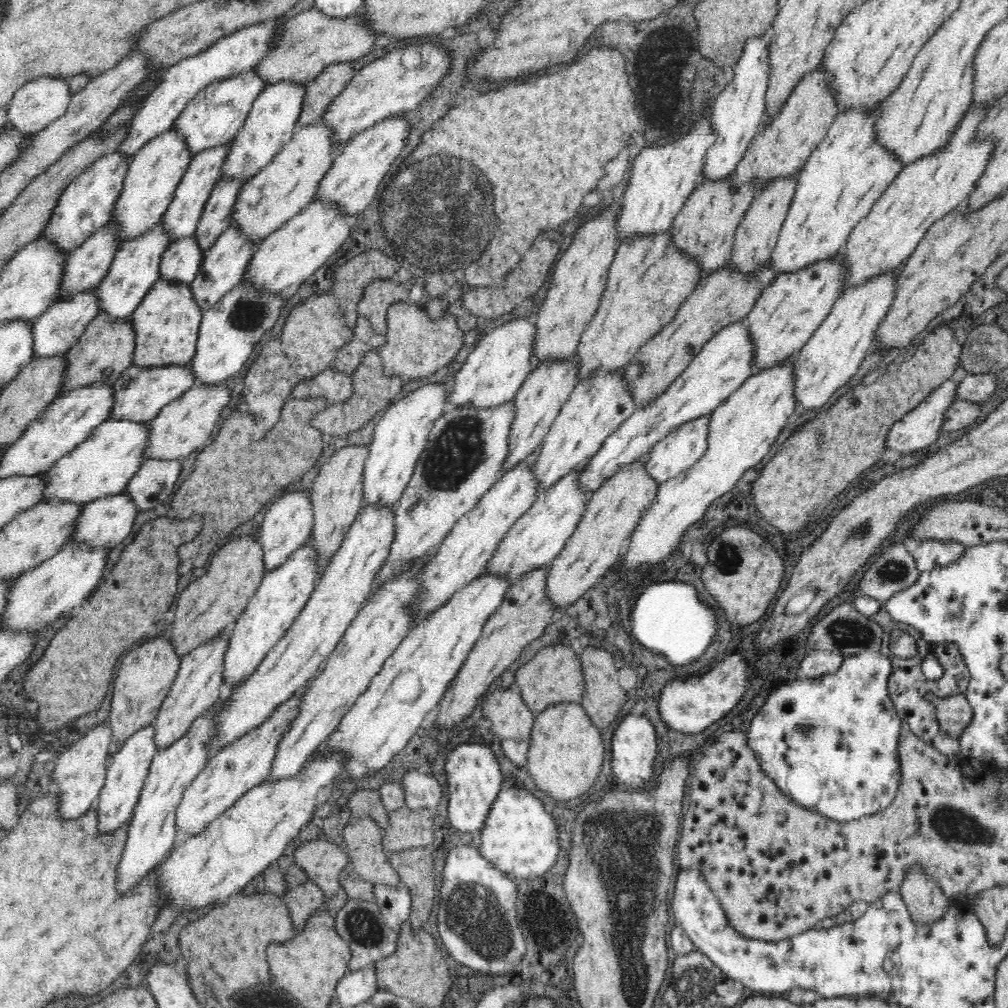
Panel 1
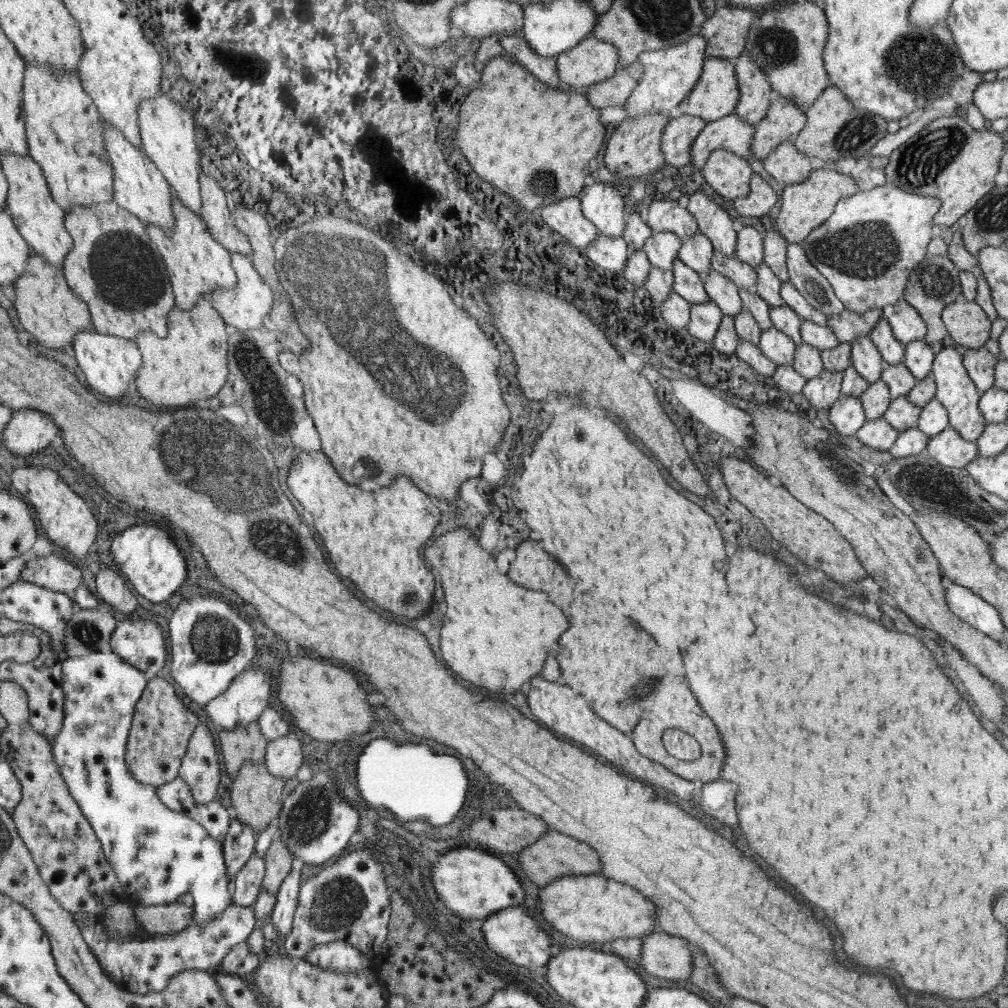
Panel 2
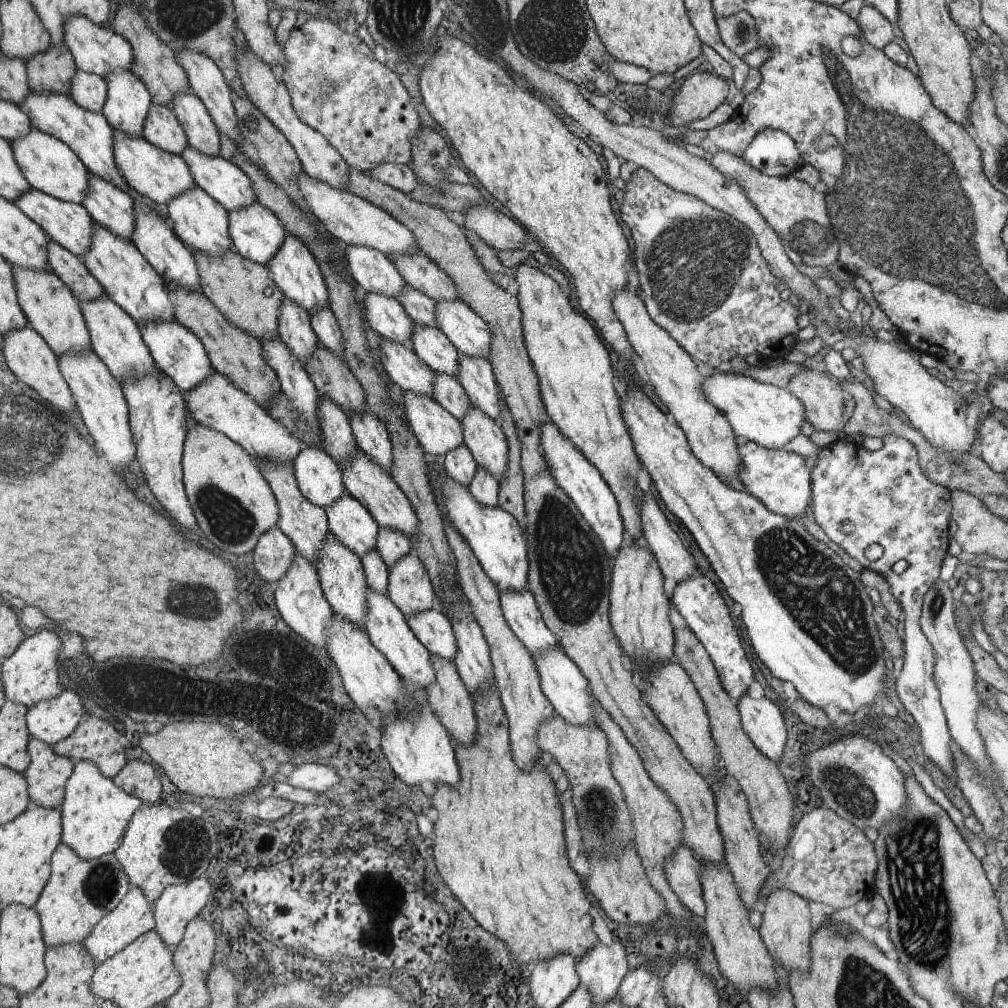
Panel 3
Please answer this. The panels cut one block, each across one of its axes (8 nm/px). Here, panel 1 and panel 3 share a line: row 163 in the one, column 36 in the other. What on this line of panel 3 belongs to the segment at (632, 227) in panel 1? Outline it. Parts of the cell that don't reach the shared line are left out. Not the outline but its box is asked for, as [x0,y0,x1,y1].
[2,632,60,707]

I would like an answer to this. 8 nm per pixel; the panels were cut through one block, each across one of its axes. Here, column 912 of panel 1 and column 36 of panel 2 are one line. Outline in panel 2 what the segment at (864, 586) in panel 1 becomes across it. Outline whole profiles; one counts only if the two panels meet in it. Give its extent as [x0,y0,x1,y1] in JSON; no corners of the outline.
[20,553,83,595]

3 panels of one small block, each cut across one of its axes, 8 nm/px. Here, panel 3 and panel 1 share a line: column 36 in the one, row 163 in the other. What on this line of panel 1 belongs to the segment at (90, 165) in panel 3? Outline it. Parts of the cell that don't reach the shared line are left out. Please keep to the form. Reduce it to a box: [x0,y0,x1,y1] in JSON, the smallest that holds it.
[41,152,129,252]

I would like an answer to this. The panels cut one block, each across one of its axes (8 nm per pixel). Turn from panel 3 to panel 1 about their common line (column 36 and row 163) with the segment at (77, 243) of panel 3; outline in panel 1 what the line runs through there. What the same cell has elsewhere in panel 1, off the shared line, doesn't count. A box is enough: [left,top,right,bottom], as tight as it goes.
[161,143,230,240]

